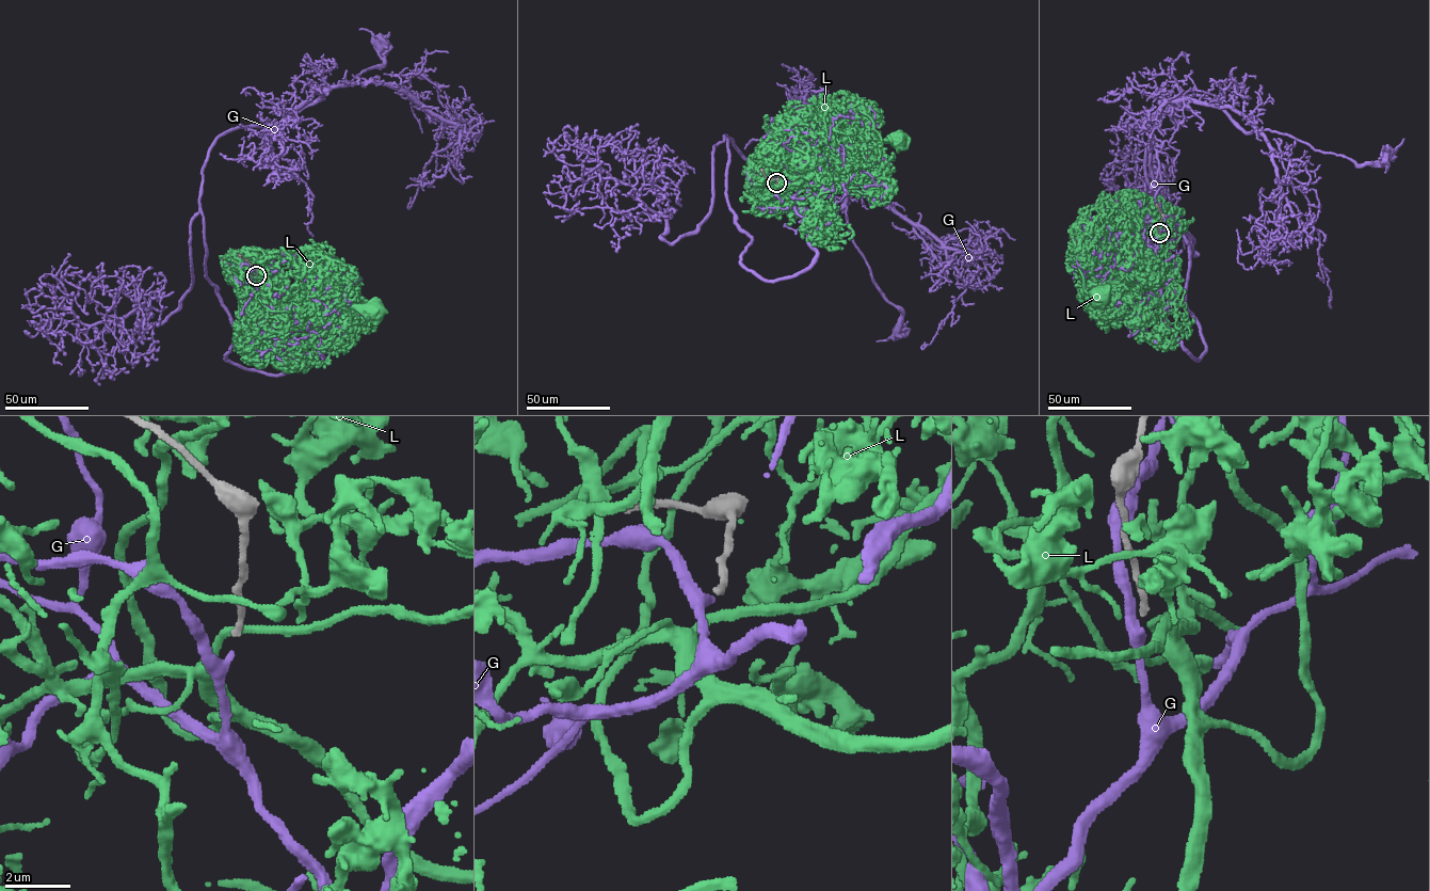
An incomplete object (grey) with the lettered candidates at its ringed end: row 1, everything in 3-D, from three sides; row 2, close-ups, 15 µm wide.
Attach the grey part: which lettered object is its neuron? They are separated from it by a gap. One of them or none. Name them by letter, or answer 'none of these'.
G

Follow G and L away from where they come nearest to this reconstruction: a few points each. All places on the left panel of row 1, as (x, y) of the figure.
G: (256, 276), (300, 359), (276, 375), (226, 359), (203, 170), (218, 138), (286, 124), (384, 64), (380, 44)
L: (255, 275), (270, 288), (276, 300), (293, 309), (338, 304), (374, 308)

